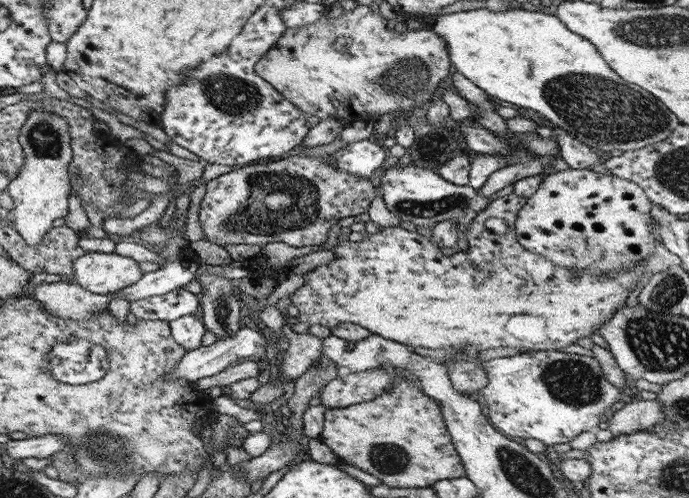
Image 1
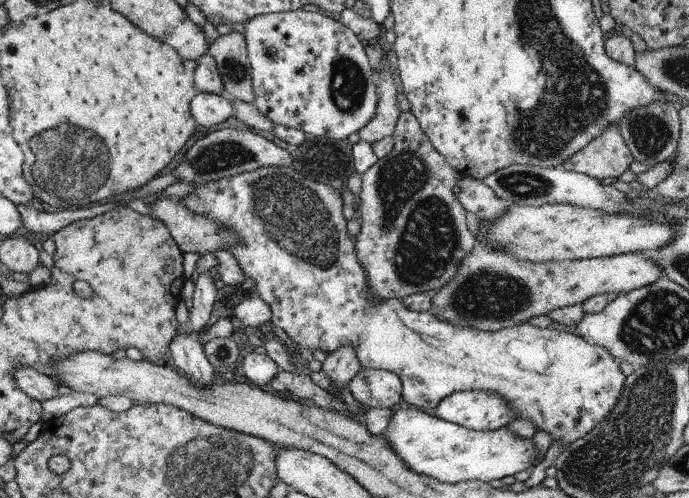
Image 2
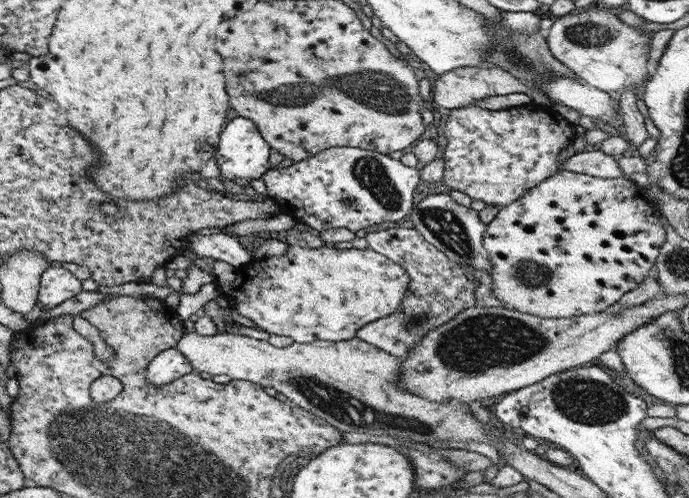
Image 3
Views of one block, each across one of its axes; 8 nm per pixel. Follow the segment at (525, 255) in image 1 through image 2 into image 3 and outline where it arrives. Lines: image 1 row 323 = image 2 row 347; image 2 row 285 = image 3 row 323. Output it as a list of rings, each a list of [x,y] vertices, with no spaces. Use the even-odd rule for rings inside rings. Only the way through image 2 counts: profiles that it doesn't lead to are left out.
[[[323,244],[319,248],[288,245],[279,256],[252,260],[234,268],[234,280],[226,286],[217,284],[217,291],[239,316],[249,318],[257,328],[269,335],[287,336],[293,343],[314,341],[347,341],[356,337],[357,330],[369,322],[383,318],[400,307],[408,286],[407,274],[389,258],[369,248],[363,250],[336,249]]]

